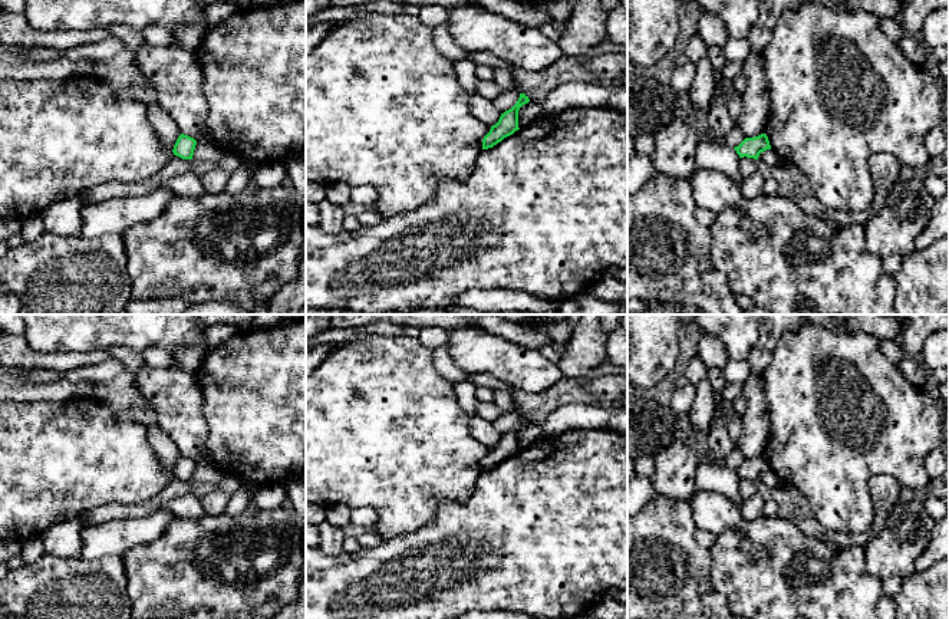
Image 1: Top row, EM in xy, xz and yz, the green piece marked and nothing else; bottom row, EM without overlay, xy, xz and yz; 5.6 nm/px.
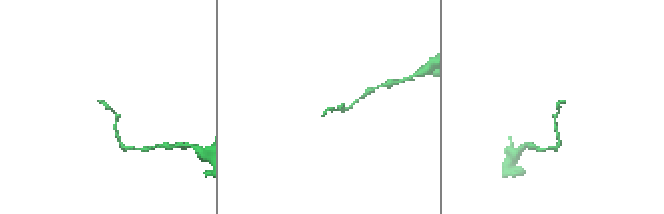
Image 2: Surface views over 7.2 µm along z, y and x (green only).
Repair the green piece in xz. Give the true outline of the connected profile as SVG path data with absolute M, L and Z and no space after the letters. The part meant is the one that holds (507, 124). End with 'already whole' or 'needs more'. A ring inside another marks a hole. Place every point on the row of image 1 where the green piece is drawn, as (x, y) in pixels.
M520 93L520 98L517 103L501 113L498 122L491 126L490 132L482 139L482 149L492 148L498 142L501 142L504 138L513 135L515 131L518 131L518 111L523 105L528 103L530 99L525 93Z; already whole

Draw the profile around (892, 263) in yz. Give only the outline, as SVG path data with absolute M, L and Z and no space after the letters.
M886 256L882 259L883 269L887 274L893 276L896 271L899 271L902 266L902 257L900 256Z

